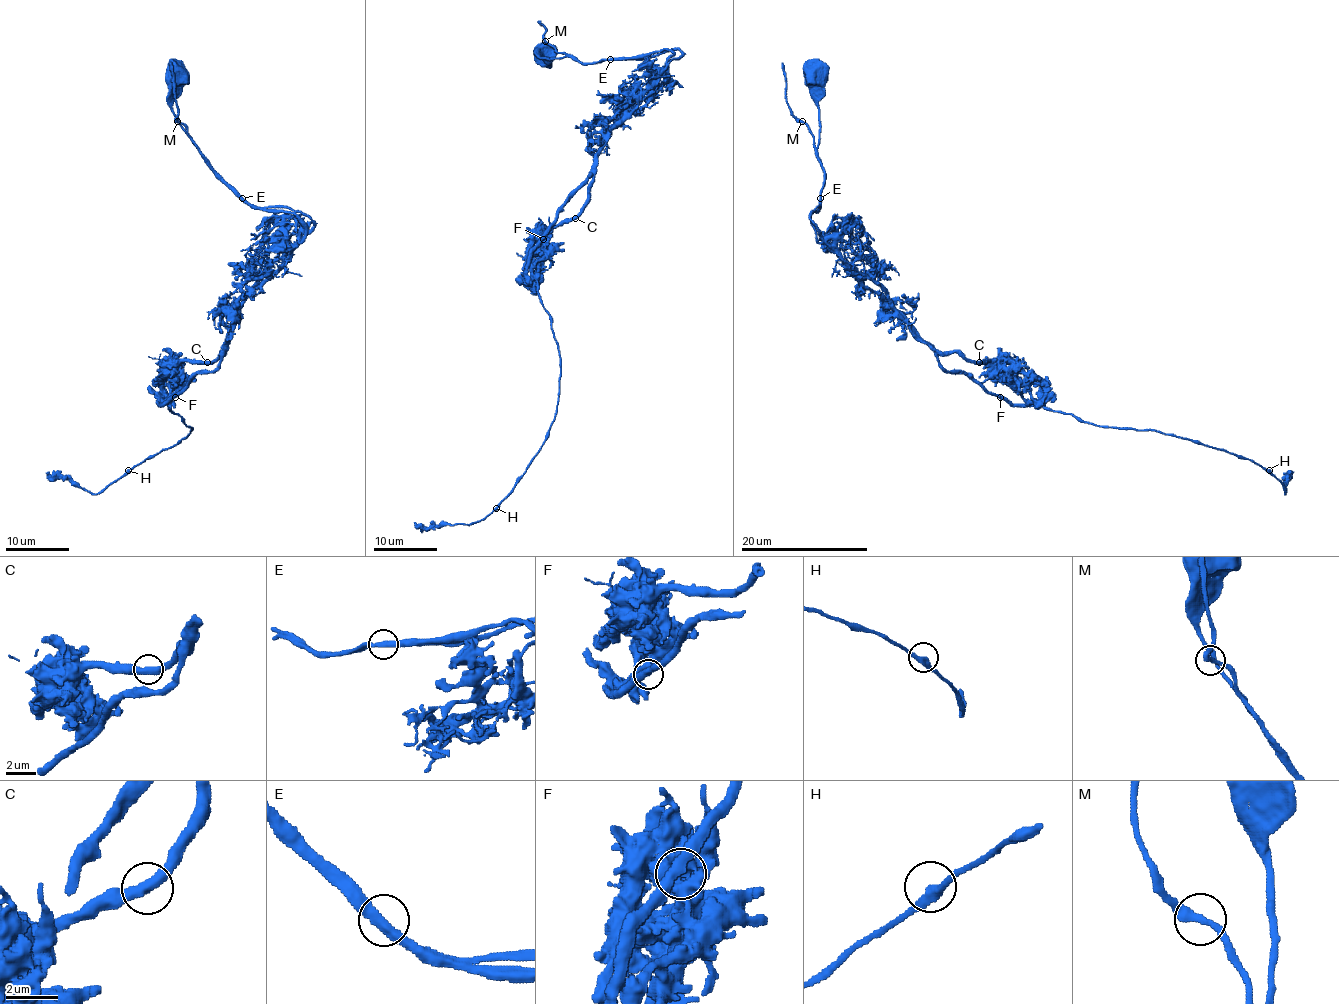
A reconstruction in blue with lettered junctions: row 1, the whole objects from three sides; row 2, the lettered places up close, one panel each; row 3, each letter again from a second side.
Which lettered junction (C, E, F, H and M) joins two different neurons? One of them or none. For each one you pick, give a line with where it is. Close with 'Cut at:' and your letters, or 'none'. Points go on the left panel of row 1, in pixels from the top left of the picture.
E: (242, 198)
Cut at: E

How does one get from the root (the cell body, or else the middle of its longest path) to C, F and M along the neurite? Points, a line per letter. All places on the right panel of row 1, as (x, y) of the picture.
C: (818, 74), (818, 161), (824, 186), (821, 205), (811, 215), (816, 235), (925, 341), (979, 362)
F: (818, 74), (824, 186), (811, 215), (816, 235), (944, 368), (969, 375), (1000, 397)
M: (818, 74), (819, 144), (816, 147), (810, 128), (802, 121)

